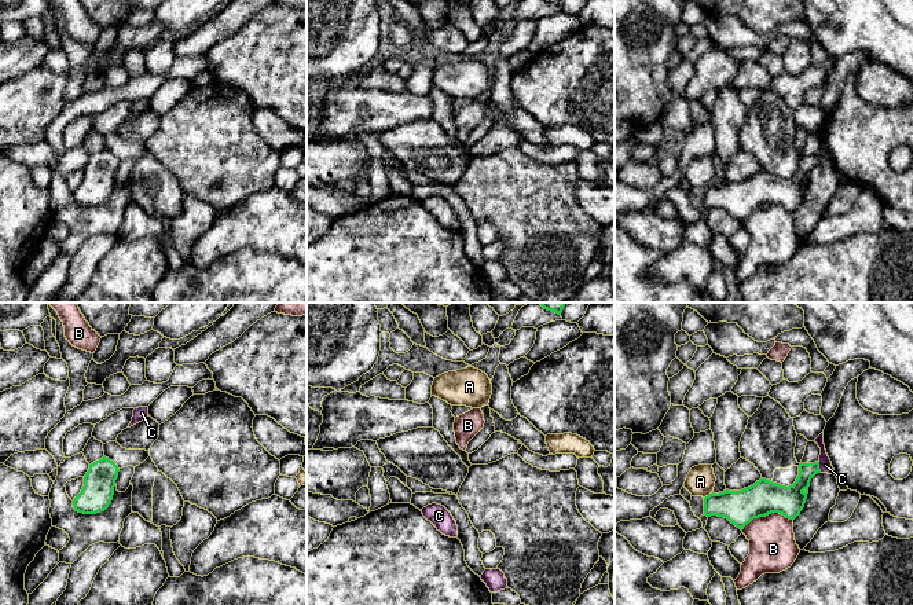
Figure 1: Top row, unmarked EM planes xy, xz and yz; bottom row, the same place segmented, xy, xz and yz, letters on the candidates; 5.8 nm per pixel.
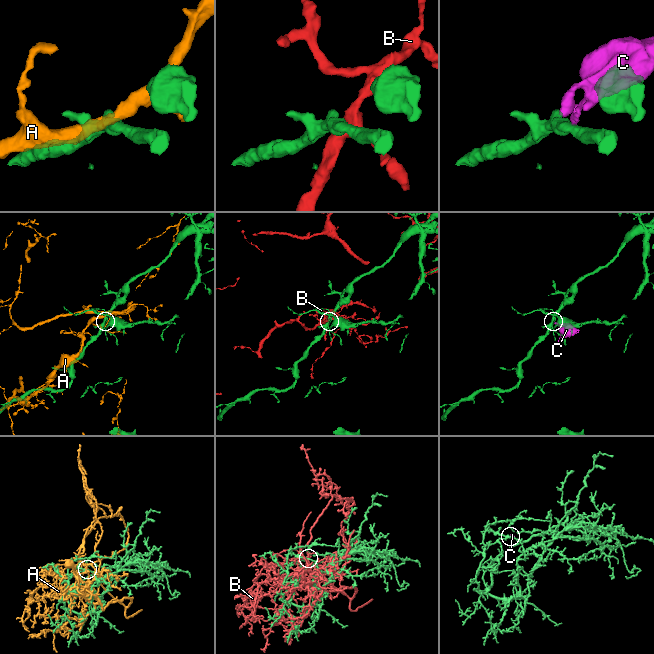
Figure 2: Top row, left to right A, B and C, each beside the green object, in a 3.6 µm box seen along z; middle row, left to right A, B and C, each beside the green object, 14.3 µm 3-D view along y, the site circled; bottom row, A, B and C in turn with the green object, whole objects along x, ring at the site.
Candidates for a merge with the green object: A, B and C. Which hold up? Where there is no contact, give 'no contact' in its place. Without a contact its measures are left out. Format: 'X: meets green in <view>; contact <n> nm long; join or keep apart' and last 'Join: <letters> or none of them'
A: meets green in yz; contact 70 nm long; keep apart
B: meets green in yz; contact 320 nm long; keep apart
C: meets green in yz; contact 70 nm long; keep apart
Join: none of them

